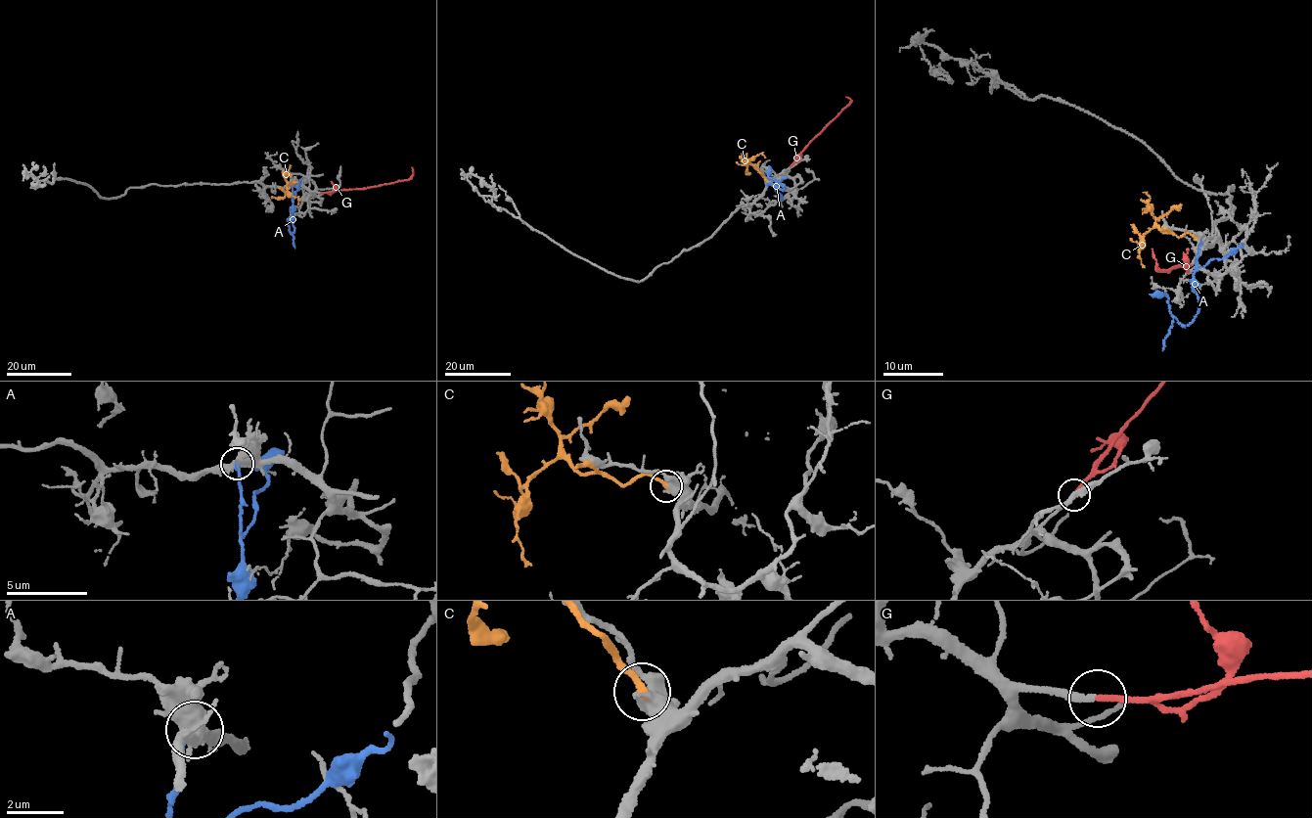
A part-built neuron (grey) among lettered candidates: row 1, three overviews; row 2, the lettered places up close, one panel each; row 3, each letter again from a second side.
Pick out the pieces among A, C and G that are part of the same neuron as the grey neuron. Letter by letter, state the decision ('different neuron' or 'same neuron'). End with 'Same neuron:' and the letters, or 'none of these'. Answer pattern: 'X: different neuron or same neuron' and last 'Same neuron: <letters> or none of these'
A: different neuron
C: different neuron
G: same neuron
Same neuron: G

